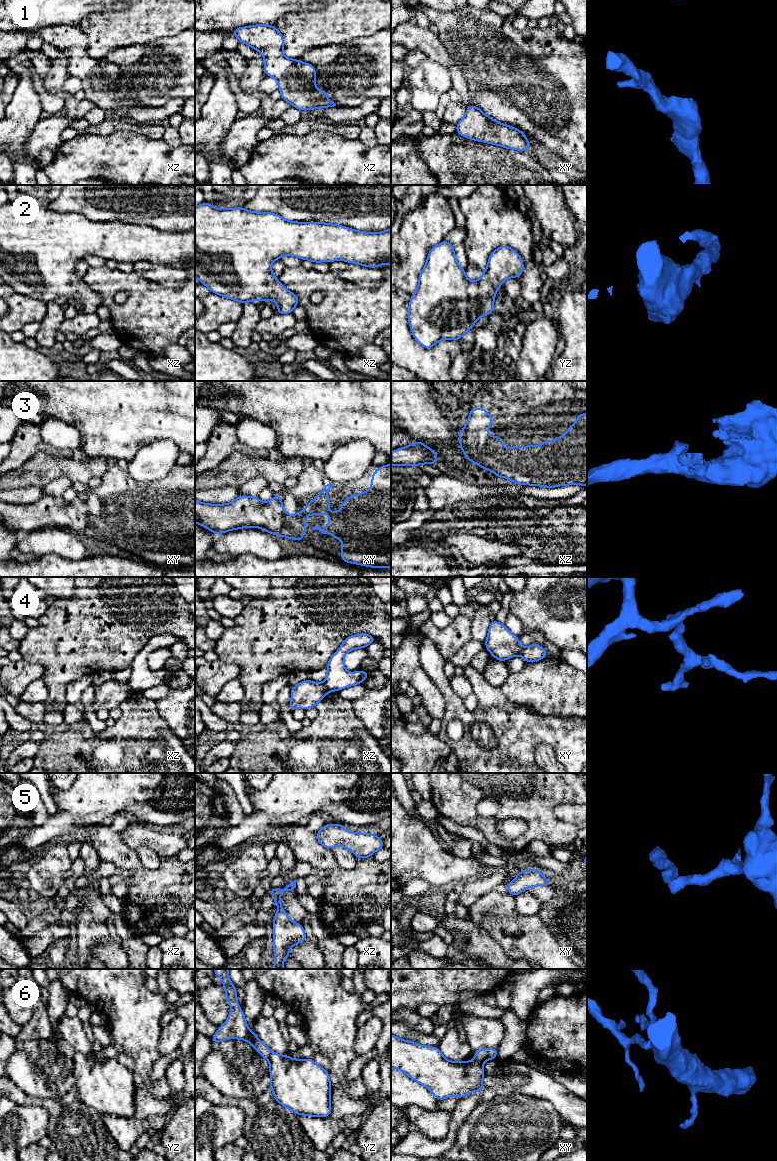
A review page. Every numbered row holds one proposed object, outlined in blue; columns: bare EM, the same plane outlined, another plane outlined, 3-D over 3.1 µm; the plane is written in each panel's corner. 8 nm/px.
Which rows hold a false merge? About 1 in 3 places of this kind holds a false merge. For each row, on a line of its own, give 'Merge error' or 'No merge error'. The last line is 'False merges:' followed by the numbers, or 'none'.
1: No merge error
2: No merge error
3: No merge error
4: Merge error
5: No merge error
6: No merge error
False merges: 4

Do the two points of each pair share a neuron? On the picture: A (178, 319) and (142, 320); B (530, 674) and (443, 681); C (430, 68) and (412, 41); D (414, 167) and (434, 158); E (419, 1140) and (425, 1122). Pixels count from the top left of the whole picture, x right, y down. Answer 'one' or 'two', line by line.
A: one
B: two
C: two
D: two
E: two

